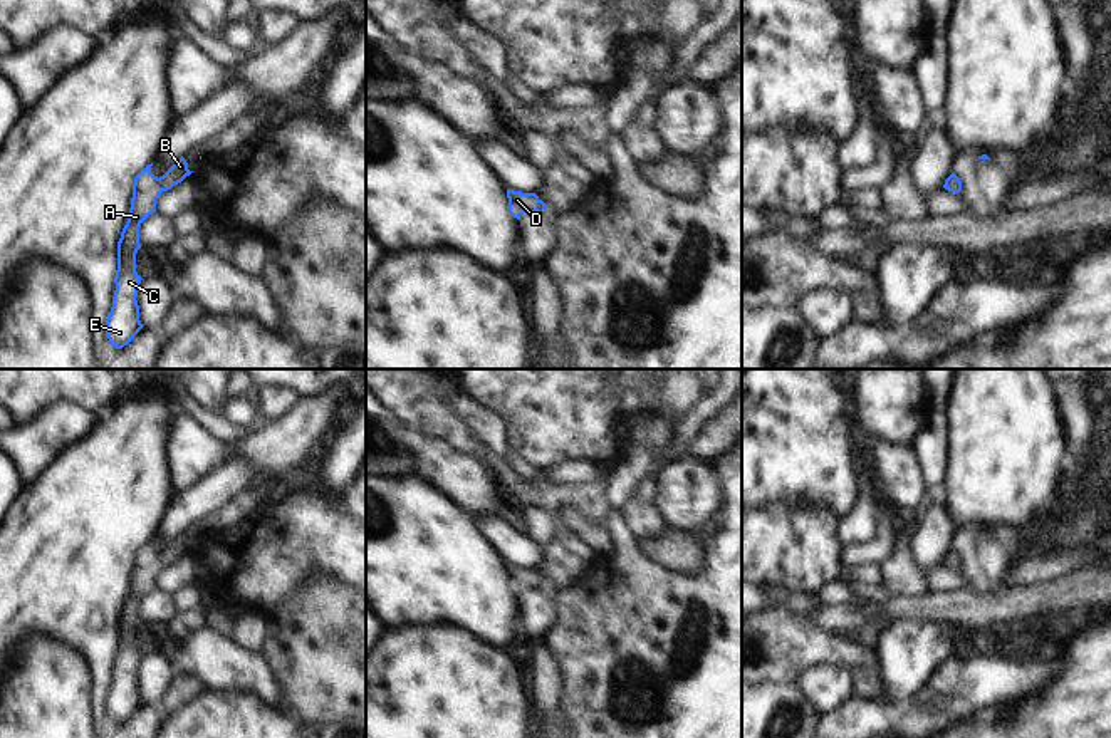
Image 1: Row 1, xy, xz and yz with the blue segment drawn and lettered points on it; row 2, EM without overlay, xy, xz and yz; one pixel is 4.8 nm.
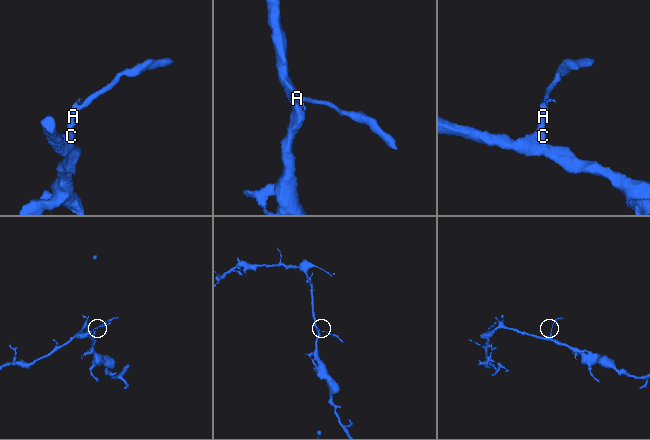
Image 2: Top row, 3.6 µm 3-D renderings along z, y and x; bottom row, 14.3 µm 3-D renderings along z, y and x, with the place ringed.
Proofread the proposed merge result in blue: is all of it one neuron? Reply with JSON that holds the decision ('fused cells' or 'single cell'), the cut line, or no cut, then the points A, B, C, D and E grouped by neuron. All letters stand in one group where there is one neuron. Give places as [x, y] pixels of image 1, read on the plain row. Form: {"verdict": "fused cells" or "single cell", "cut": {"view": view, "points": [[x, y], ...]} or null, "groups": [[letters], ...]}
{"verdict": "single cell", "cut": null, "groups": [["A", "B", "C", "D", "E"]]}

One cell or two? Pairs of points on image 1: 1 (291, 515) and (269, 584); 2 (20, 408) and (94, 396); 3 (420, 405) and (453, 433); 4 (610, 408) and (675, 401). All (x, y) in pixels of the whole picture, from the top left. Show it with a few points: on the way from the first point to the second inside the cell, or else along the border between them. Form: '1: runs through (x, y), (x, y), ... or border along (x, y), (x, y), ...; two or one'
1: runs through (291, 532), (276, 549), (269, 567); one
2: runs through (39, 389), (42, 386), (76, 389); one
3: runs through (428, 413), (445, 425); one
4: border along (660, 386), (660, 401), (672, 411), (683, 413); two

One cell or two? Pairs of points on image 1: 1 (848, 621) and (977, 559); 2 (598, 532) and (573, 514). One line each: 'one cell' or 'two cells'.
1: two cells
2: one cell

